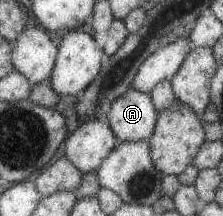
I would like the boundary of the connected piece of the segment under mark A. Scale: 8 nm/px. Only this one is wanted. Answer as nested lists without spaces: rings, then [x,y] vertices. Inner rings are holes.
[[[128,86],[120,97],[112,101],[105,118],[119,143],[146,140],[152,135],[156,116],[150,94]]]

